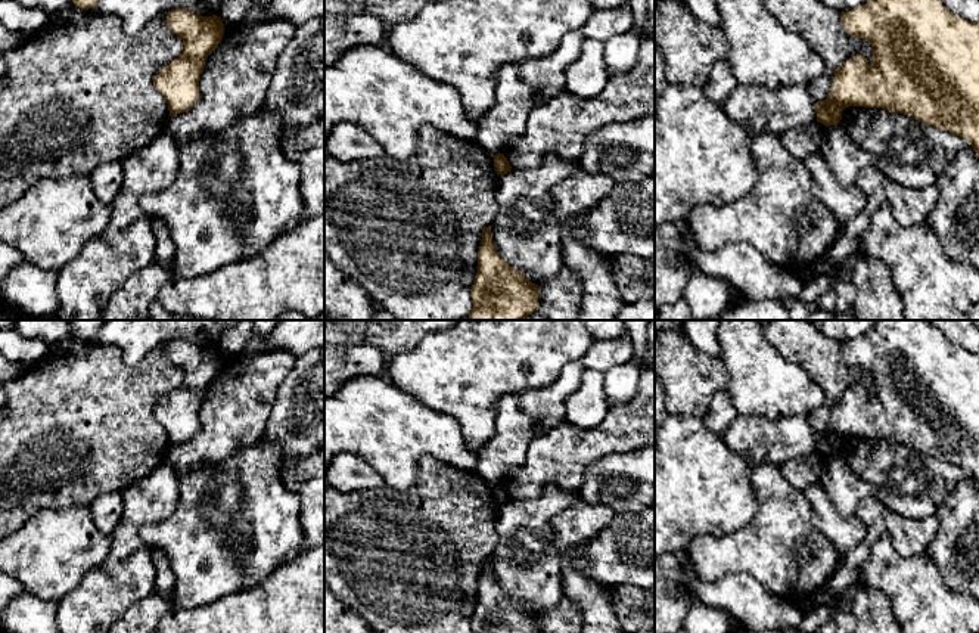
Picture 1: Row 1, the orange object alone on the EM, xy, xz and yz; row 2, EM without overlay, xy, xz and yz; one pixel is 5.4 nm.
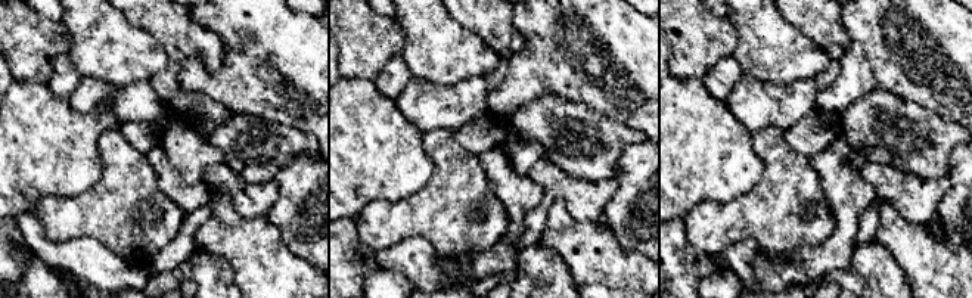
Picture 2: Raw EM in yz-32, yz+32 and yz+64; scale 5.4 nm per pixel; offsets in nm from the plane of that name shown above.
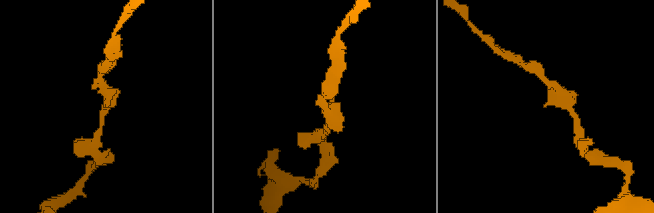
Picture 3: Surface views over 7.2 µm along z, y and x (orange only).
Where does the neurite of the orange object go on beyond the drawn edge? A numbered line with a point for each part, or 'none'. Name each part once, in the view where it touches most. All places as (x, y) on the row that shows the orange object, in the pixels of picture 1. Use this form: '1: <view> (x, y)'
none

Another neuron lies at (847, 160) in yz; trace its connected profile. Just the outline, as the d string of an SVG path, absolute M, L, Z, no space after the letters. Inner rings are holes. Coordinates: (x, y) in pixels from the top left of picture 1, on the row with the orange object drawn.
M840 125L827 127L820 153L845 187L855 186L857 177L864 168L876 167L873 153L855 145Z

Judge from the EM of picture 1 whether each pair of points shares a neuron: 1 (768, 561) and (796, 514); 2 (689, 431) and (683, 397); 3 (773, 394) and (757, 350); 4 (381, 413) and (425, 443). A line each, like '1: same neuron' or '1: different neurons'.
1: same neuron
2: different neurons
3: same neuron
4: same neuron

